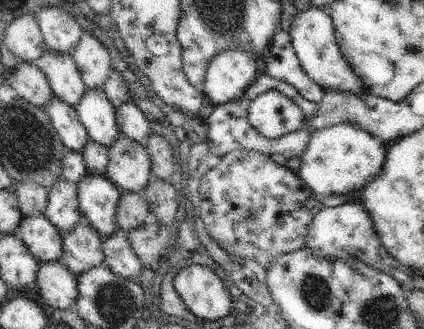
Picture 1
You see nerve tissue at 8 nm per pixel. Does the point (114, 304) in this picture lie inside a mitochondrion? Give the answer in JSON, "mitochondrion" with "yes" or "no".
{"mitochondrion":"yes"}

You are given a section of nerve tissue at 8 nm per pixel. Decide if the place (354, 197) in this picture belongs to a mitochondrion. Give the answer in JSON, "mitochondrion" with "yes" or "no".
{"mitochondrion":"no"}

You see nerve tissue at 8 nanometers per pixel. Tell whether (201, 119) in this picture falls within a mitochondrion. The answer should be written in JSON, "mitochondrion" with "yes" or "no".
{"mitochondrion":"no"}

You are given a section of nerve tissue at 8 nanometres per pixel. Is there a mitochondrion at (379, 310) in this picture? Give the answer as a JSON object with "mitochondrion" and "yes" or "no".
{"mitochondrion":"yes"}

